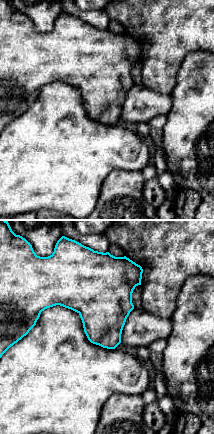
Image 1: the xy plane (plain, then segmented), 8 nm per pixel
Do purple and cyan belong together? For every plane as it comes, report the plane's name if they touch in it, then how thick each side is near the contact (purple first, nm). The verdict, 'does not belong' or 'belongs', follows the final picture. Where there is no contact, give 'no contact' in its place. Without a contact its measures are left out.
no contact

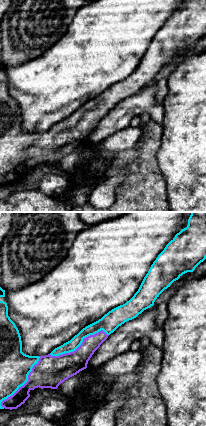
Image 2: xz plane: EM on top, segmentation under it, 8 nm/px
meets purple in xz; 200 nm thick on the purple side, 100 nm on the other

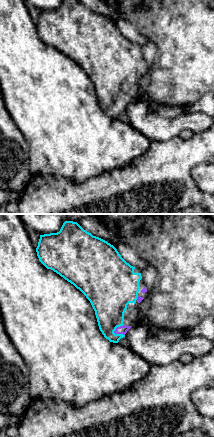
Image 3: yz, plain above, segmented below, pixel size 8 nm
meets purple in yz; 70 nm thick on the purple side, 260 nm on the other

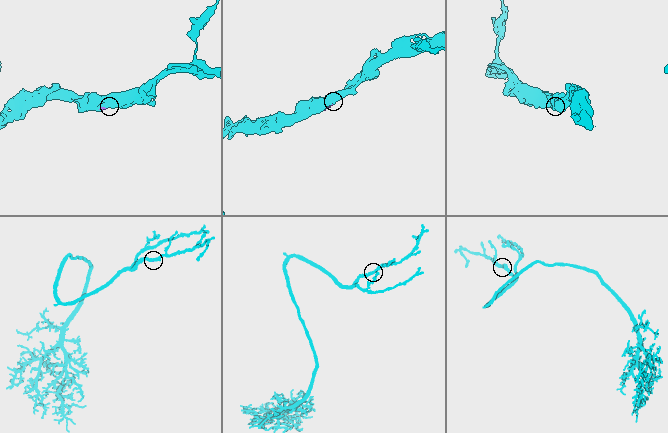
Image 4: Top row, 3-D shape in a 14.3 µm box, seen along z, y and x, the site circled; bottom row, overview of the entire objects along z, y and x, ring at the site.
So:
belongs

